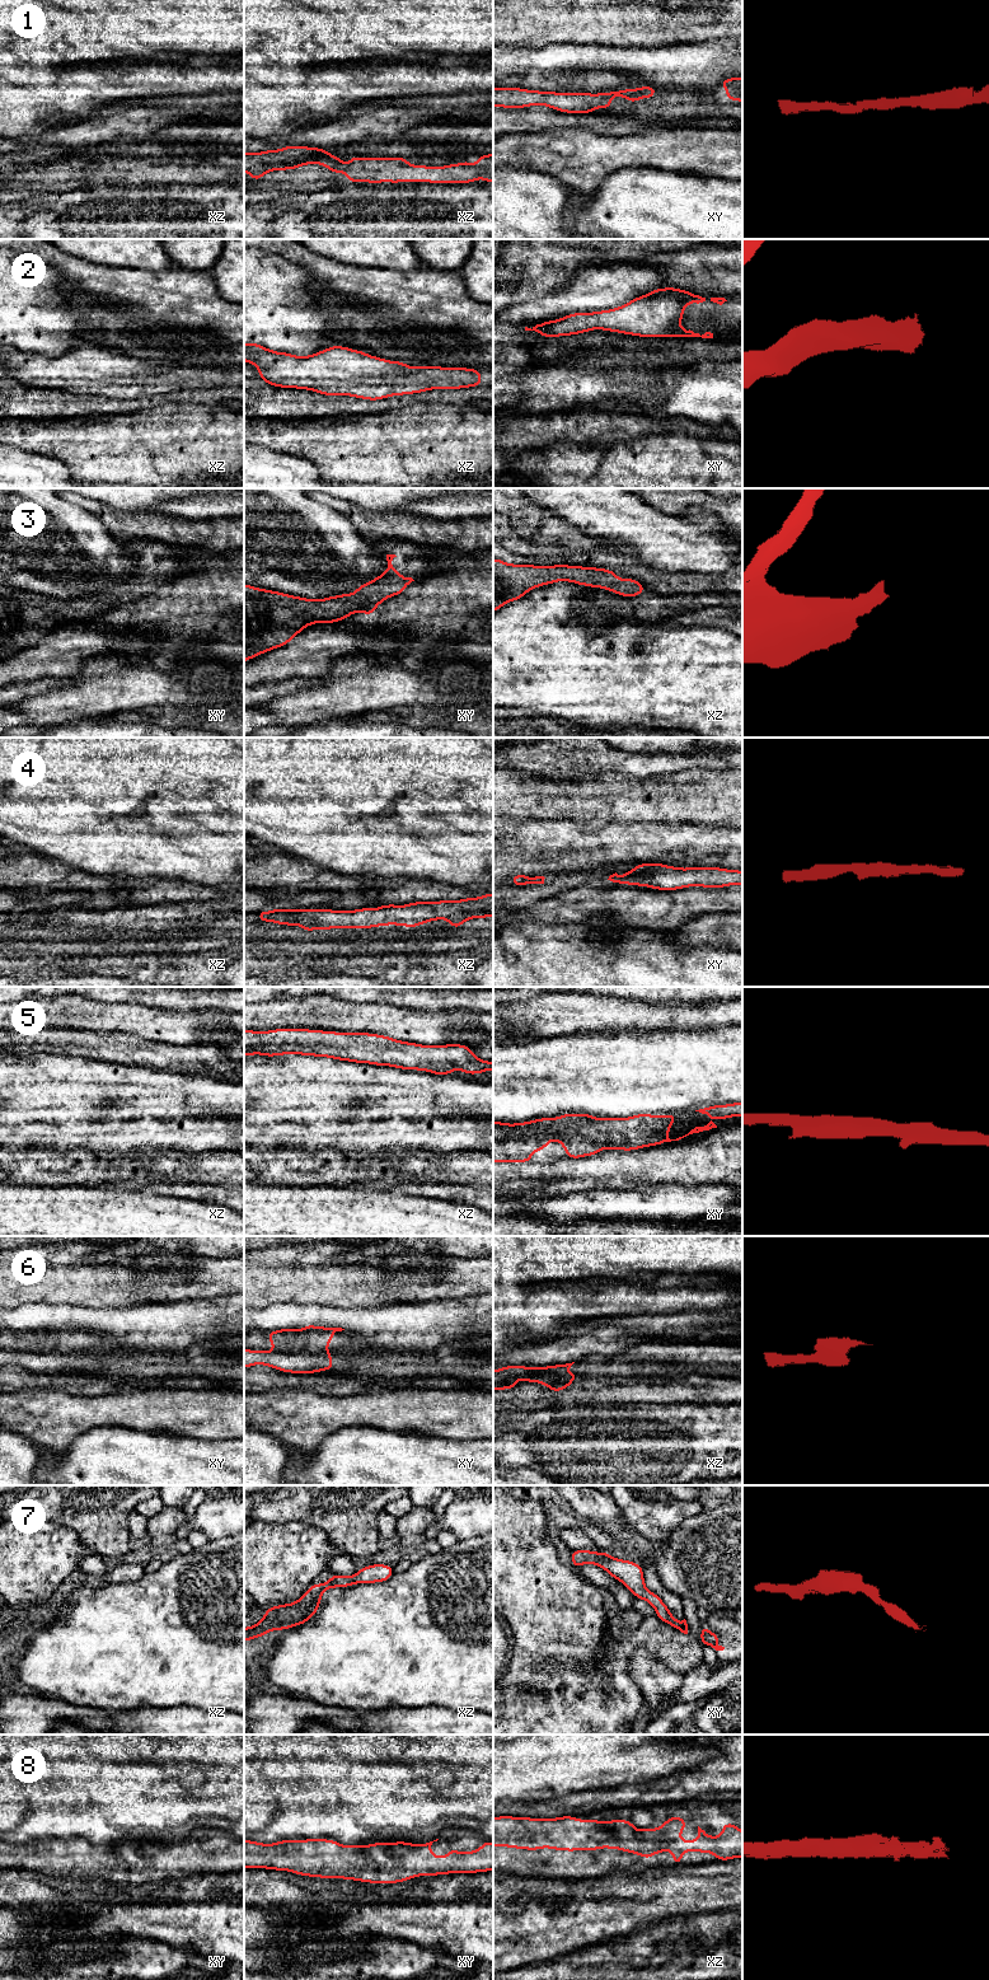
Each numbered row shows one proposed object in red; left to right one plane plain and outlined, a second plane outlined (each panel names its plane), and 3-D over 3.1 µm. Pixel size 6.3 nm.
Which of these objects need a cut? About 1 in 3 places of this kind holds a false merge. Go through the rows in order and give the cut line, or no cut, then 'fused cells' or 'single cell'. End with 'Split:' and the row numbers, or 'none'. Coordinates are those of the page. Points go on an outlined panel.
1: no cut | single cell
2: no cut | single cell
3: no cut | single cell
4: no cut | single cell
5: no cut | single cell
6: xy (273, 1351), (327, 1353) | fused cells
7: no cut | single cell
8: no cut | single cell
Split: 6

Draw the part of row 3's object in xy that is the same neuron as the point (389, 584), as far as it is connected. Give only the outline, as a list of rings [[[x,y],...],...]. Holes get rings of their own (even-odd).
[[[386,554],[388,568],[369,582],[364,582],[351,594],[333,595],[324,599],[308,599],[280,591],[261,589],[244,584],[244,663],[287,645],[306,626],[314,623],[336,623],[353,613],[371,617],[379,604],[390,596],[399,595],[414,581],[402,576],[392,565],[395,554]]]

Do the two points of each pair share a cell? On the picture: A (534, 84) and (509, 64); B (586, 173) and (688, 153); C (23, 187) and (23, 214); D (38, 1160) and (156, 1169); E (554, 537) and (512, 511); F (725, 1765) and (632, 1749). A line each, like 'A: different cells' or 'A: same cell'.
A: same cell
B: same cell
C: different cells
D: same cell
E: same cell
F: different cells

